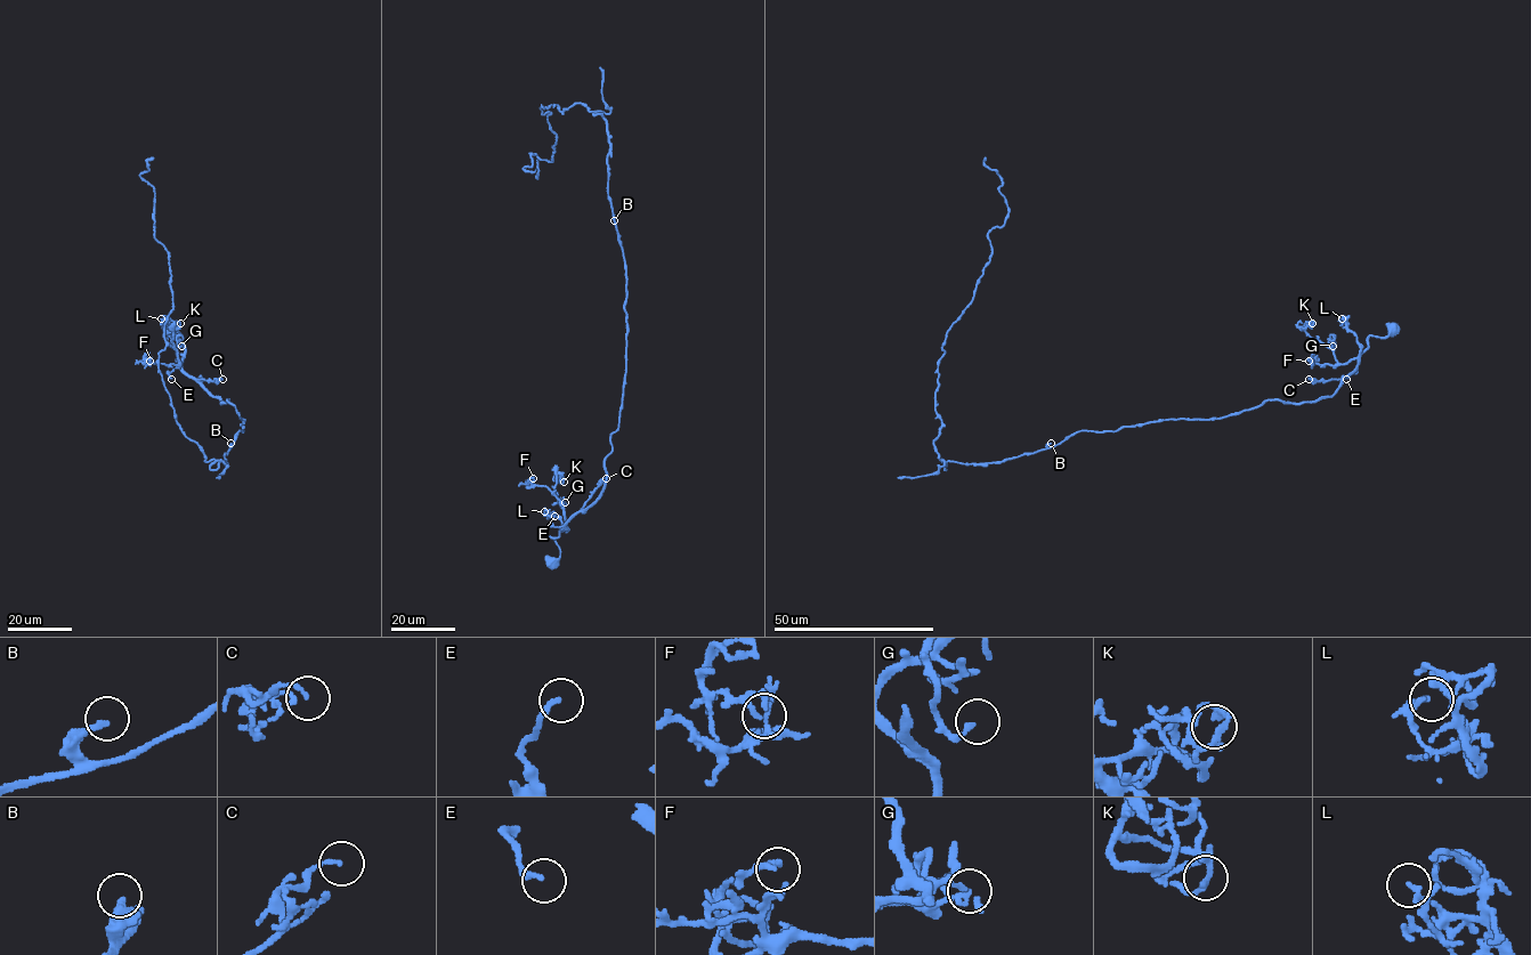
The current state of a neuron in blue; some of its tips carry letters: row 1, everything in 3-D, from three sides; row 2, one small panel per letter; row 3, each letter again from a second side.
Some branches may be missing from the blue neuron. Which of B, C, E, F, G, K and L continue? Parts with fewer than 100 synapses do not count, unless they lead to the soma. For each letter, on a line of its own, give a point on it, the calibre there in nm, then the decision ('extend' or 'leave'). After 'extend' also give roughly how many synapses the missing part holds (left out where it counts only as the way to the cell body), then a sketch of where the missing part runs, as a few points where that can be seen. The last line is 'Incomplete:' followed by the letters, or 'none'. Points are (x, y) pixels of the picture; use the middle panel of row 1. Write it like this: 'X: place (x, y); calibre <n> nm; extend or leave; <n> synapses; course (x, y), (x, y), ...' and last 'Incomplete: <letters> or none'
B: place (614, 220); calibre 240 nm; leave
C: place (606, 478); calibre 130 nm; leave
E: place (555, 516); calibre 180 nm; leave
F: place (533, 478); calibre 110 nm; leave
G: place (565, 502); calibre 170 nm; leave
K: place (564, 482); calibre 130 nm; leave
L: place (544, 511); calibre 110 nm; leave
Incomplete: none

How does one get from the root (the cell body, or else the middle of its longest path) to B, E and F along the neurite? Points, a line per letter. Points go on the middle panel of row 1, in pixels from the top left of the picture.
B: (550, 563), (560, 557), (550, 537), (604, 487), (604, 459), (618, 425), (626, 291), (614, 220)
E: (550, 563), (560, 557), (560, 548), (550, 537), (557, 537), (566, 528), (553, 525), (551, 520), (555, 516)
F: (550, 563), (560, 557), (550, 537), (566, 527), (564, 506), (547, 486), (528, 487), (533, 478)

